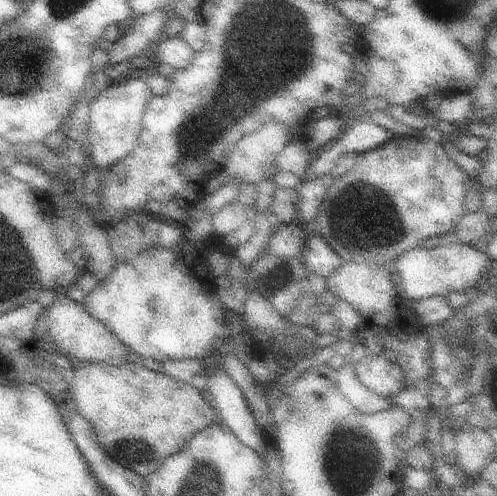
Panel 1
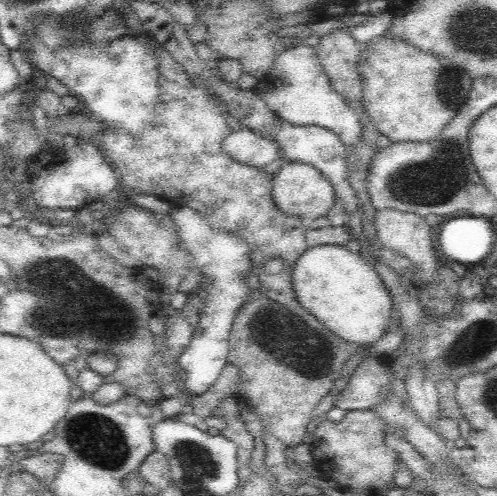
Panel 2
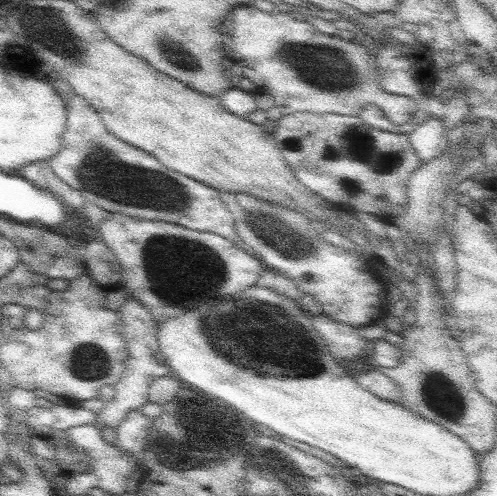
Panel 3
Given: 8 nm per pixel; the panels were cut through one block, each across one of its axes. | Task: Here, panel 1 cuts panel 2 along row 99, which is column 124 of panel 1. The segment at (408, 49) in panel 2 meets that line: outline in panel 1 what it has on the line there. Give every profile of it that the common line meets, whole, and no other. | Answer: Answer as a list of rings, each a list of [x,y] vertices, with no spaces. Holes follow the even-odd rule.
[[[135,358],[123,366],[75,362],[67,392],[75,402],[75,412],[95,428],[103,450],[143,478],[157,470],[165,458],[179,454],[201,428],[221,422],[219,412],[211,410],[193,384],[147,370]]]

